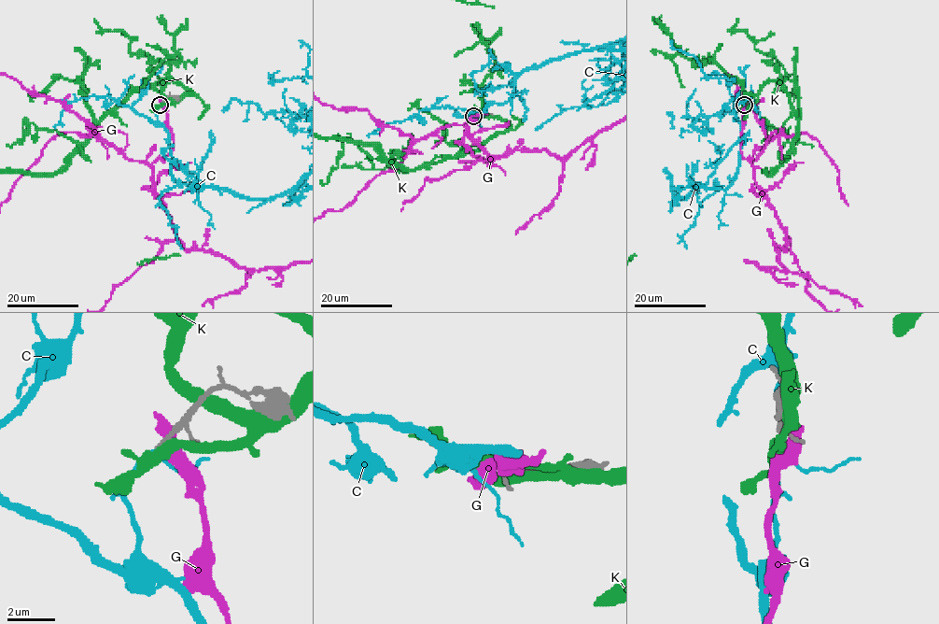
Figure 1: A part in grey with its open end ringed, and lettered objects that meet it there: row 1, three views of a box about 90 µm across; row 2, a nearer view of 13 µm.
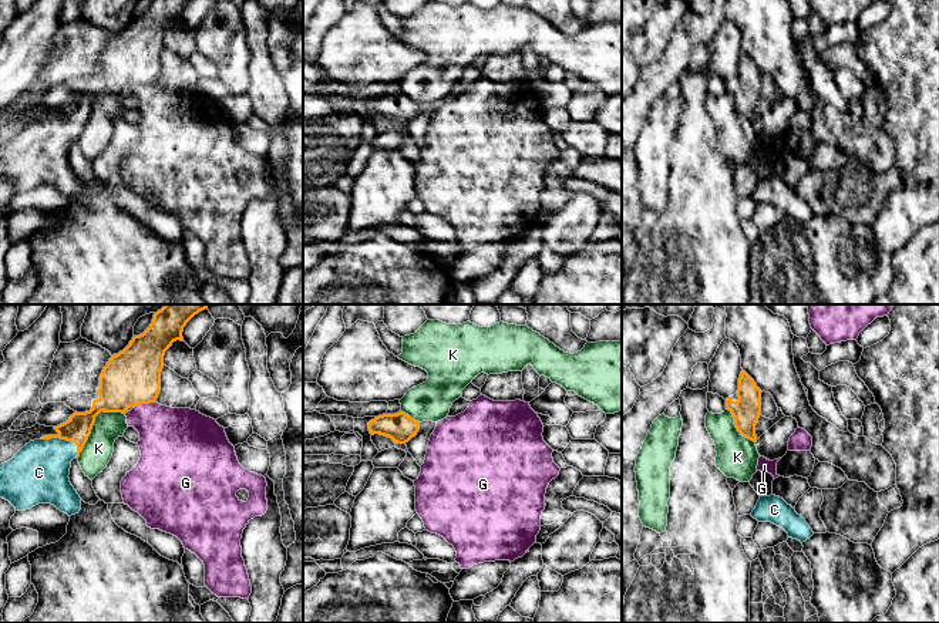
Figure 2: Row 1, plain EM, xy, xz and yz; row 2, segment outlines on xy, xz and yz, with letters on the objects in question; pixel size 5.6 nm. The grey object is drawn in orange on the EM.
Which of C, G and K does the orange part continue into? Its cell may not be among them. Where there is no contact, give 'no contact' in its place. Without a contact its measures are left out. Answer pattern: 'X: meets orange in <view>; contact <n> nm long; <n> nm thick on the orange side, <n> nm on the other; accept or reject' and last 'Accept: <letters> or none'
C: meets orange in xy; contact 240 nm long; 150 nm thick on the orange side, 340 nm on the other; accept
G: meets orange in xy; contact 120 nm long; 320 nm thick on the orange side, 360 nm on the other; reject
K: meets orange in xy; contact 360 nm long; 260 nm thick on the orange side, 160 nm on the other; reject
Accept: C

